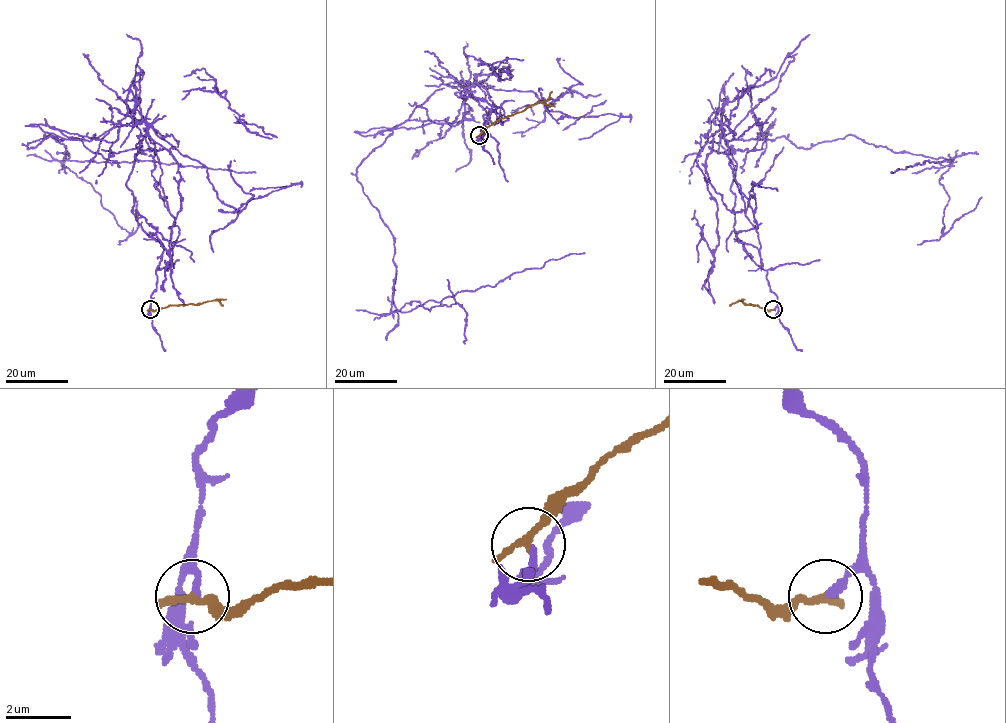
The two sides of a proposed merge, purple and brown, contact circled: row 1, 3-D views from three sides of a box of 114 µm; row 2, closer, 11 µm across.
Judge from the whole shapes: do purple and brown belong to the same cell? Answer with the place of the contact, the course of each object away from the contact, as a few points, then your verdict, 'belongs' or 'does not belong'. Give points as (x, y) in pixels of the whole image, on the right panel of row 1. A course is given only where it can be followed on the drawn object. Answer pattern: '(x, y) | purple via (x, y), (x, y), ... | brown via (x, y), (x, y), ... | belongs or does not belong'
(773, 309) | purple via (773, 309), (723, 105), (750, 89), (758, 138), (797, 147), (950, 160), (891, 171) | brown via (773, 309), (768, 310), (740, 300), (729, 306) | does not belong

